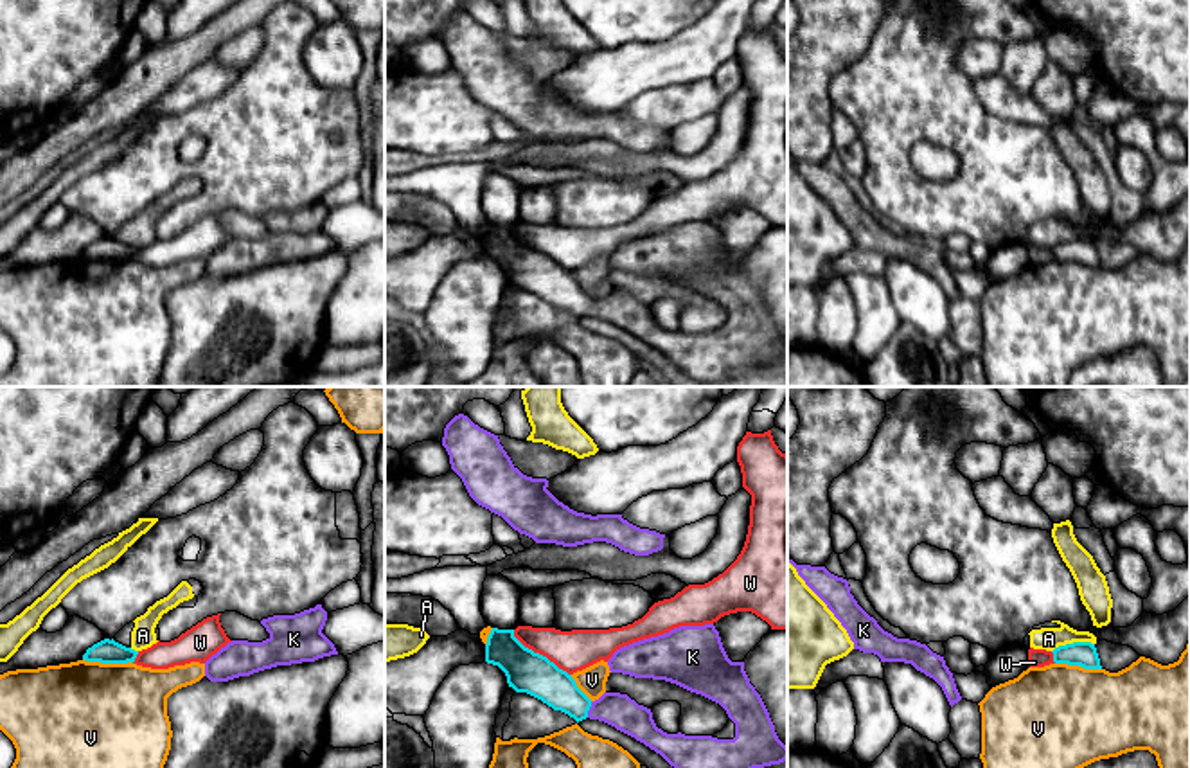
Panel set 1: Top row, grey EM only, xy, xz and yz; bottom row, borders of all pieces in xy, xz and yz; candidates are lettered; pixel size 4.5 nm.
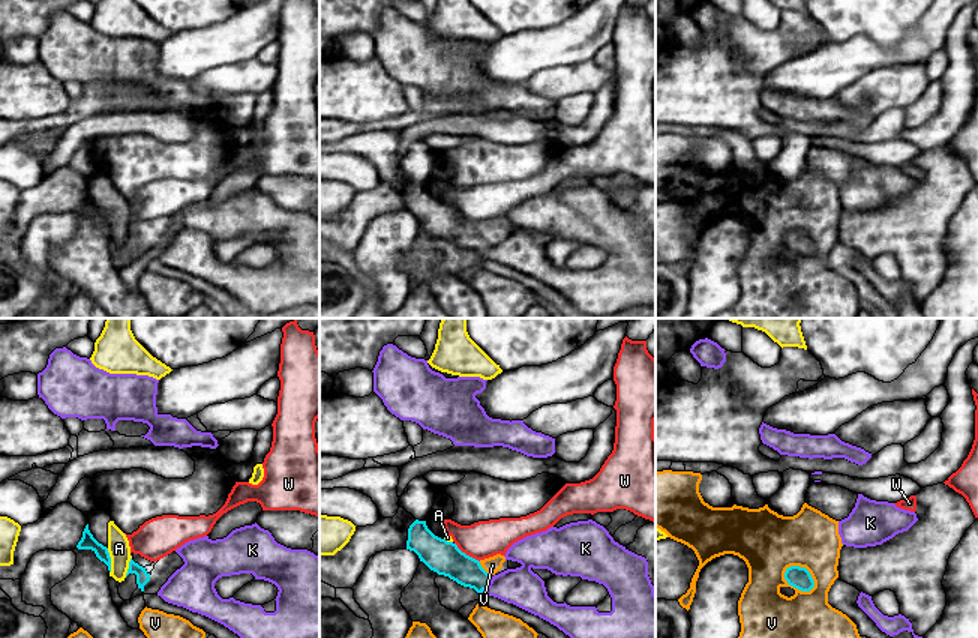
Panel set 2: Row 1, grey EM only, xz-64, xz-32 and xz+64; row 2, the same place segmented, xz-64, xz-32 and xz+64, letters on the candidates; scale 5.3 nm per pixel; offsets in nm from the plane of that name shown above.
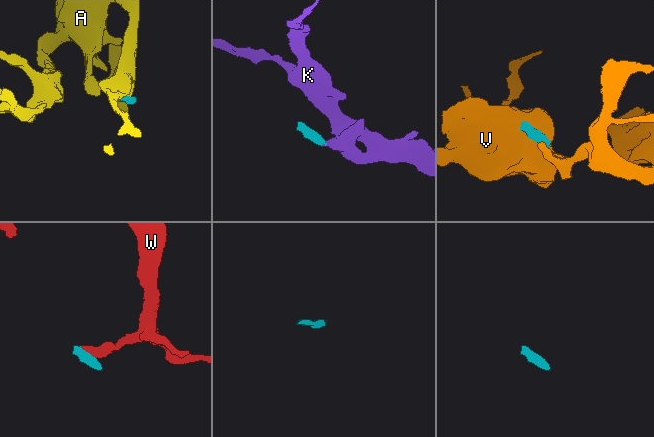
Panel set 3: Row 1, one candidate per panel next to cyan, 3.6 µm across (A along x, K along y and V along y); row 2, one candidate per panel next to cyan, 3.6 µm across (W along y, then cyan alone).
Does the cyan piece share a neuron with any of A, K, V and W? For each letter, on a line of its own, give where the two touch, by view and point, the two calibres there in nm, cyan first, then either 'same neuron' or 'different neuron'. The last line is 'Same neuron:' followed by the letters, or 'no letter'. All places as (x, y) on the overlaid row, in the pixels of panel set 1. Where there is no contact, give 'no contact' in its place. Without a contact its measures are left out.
A: meets cyan in yz at (1074, 642); 110 nm thick on the cyan side, 100 nm on the other; different neuron
K: meets cyan in xz at (588, 709); 180 nm thick on the cyan side, 150 nm on the other; same neuron
V: meets cyan in xy at (108, 662); 110 nm thick on the cyan side, 480 nm on the other; different neuron
W: meets cyan in xz at (538, 653); 190 nm thick on the cyan side, 180 nm on the other; different neuron
Same neuron: K

